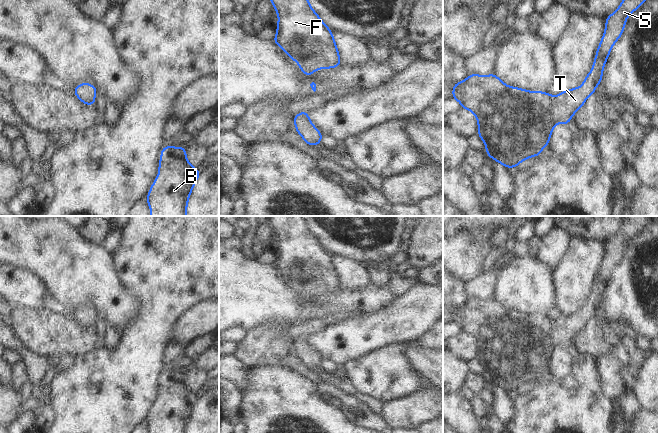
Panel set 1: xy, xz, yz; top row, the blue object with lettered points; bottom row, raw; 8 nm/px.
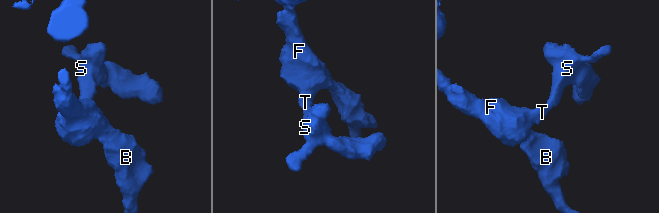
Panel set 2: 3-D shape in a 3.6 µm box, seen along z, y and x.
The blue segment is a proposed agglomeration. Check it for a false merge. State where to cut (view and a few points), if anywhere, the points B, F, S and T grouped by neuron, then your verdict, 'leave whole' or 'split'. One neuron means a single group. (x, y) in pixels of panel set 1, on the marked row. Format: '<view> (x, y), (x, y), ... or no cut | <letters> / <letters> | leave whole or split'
no cut | B F S T | leave whole

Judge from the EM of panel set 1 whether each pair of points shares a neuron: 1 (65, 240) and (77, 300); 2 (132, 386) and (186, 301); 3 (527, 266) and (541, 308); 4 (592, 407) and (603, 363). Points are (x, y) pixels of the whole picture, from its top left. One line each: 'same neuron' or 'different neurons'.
1: same neuron
2: same neuron
3: same neuron
4: different neurons

